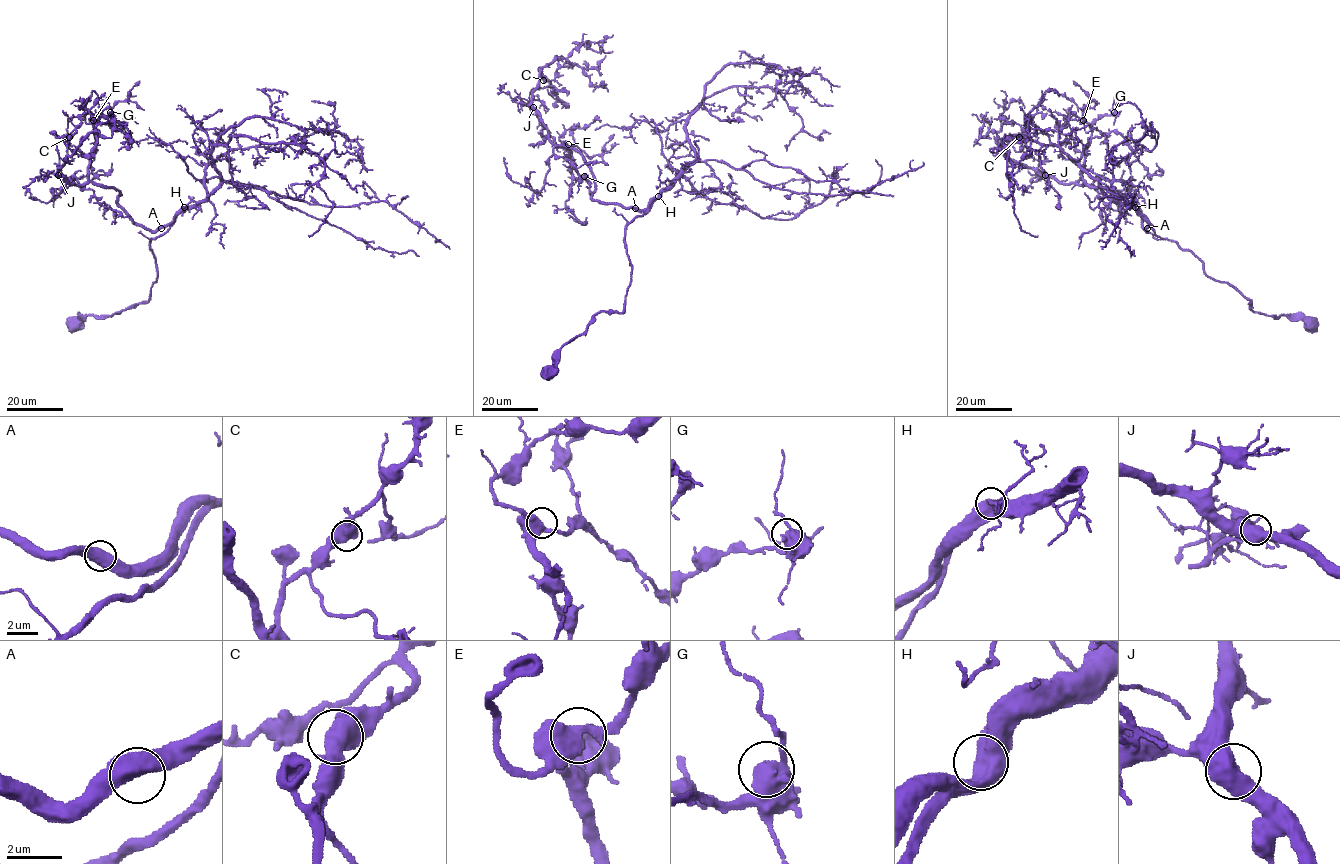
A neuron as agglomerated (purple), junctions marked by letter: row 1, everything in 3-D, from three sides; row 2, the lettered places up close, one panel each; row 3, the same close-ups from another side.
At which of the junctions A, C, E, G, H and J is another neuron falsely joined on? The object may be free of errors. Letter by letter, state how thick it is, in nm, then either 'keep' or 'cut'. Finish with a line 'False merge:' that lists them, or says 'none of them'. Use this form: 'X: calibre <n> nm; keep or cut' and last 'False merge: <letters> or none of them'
A: calibre 600 nm; keep
C: calibre 550 nm; keep
E: calibre 650 nm; keep
G: calibre 550 nm; keep
H: calibre 700 nm; keep
J: calibre 600 nm; keep
False merge: none of them

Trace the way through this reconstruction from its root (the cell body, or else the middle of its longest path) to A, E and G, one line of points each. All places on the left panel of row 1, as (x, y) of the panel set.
A: (75, 324), (87, 315), (111, 316), (150, 299), (157, 278), (150, 242), (171, 224), (161, 228)
E: (75, 324), (150, 299), (150, 242), (171, 224), (138, 225), (118, 190), (89, 179), (93, 120)
G: (75, 324), (150, 299), (150, 242), (171, 224), (138, 225), (118, 190), (89, 179), (94, 121), (110, 112)

